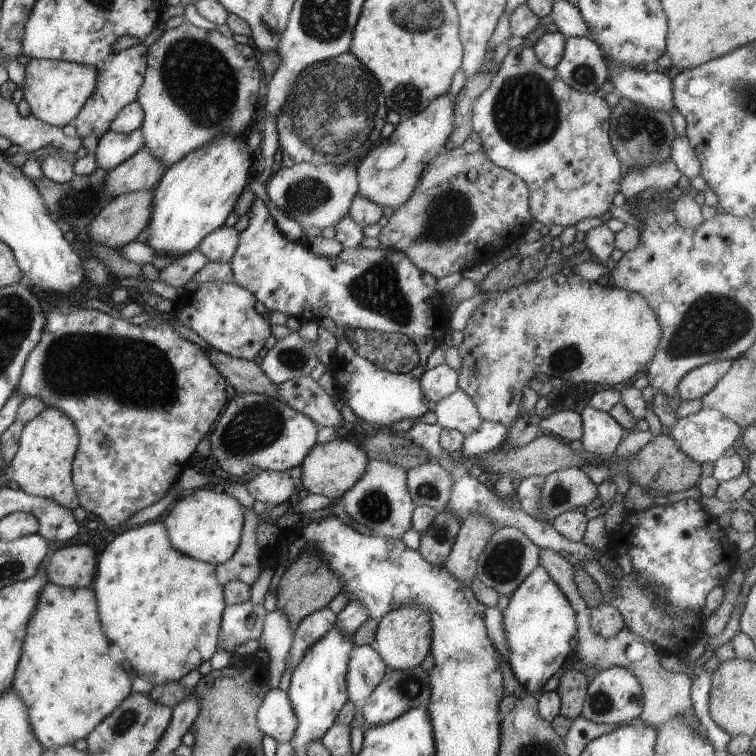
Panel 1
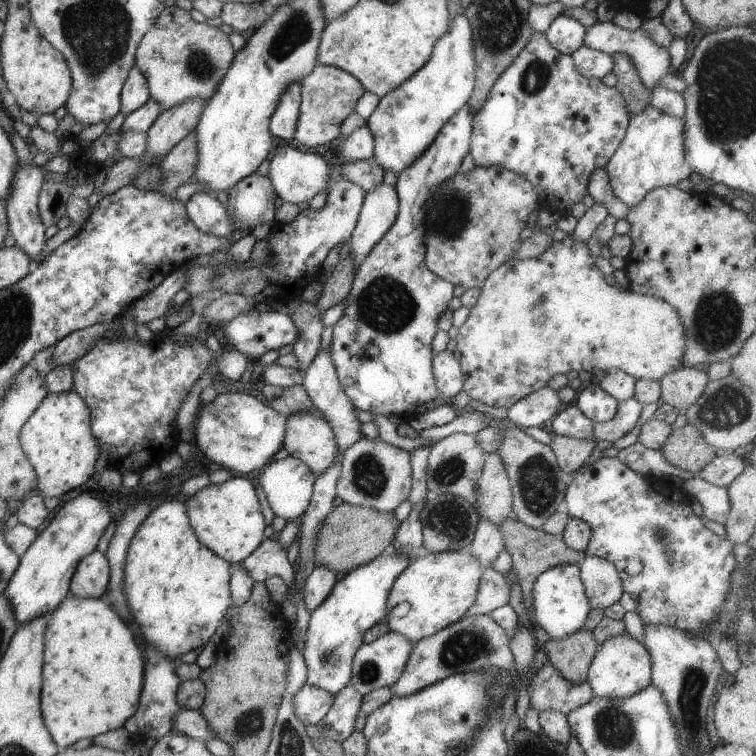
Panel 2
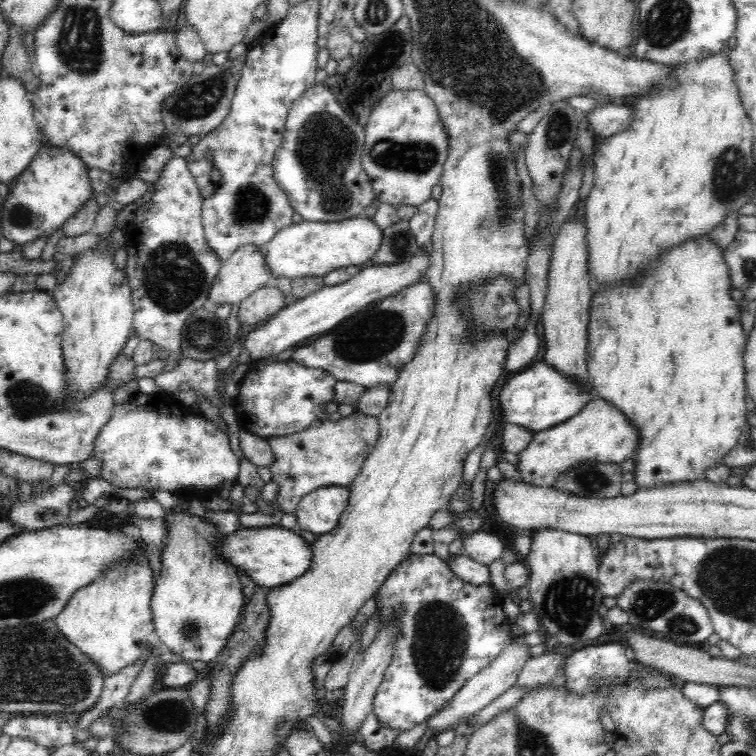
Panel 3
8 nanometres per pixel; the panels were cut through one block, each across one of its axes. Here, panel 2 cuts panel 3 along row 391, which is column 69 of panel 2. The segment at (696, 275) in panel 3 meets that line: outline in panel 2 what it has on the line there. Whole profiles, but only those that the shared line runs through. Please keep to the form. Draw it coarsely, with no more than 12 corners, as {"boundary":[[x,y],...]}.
{"boundary":[[104,598],[43,632],[40,716],[58,749],[135,714],[144,657]]}

